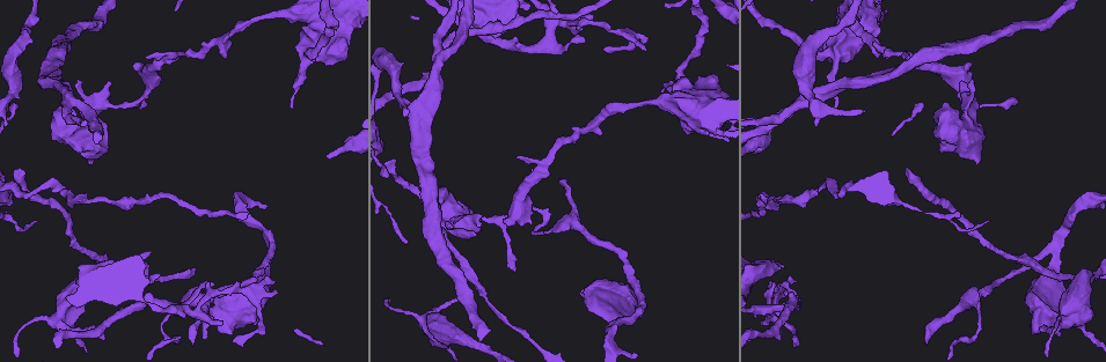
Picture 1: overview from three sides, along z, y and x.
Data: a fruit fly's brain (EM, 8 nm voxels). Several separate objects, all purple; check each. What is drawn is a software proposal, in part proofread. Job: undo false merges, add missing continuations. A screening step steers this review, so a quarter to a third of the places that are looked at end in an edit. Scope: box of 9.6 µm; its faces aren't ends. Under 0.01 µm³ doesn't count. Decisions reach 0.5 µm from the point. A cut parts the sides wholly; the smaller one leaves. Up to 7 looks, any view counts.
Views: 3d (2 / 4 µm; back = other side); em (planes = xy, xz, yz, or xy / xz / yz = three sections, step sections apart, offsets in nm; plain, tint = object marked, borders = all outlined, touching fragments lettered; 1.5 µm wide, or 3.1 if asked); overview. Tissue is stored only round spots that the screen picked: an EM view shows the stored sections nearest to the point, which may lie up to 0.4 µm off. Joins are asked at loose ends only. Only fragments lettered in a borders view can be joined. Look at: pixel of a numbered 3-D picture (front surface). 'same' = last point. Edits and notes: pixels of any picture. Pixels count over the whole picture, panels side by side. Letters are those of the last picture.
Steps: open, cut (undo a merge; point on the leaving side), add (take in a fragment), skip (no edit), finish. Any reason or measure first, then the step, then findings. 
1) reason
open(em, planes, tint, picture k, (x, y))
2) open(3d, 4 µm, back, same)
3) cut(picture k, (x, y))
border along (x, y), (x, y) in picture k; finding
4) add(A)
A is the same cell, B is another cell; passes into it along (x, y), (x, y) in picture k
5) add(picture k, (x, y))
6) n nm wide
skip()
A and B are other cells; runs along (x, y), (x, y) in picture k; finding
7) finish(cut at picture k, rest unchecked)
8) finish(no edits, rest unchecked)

an open end
open(3d, 2 µm, picture 1, (479, 225))

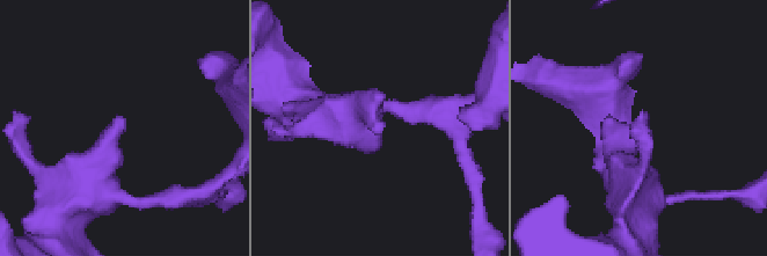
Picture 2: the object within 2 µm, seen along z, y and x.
open(em, xz, step 4, tint, picture 2, (114, 120))

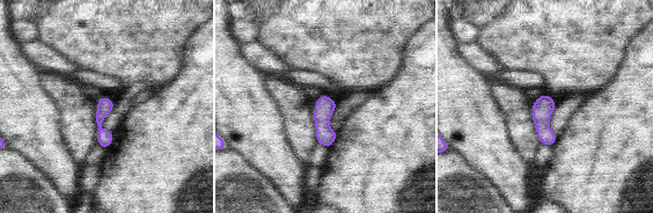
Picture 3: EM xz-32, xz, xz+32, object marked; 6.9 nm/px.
another direction
open(em, planes, borders, same)

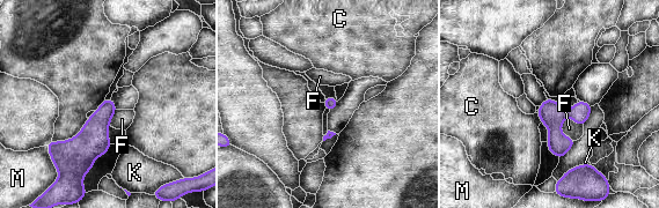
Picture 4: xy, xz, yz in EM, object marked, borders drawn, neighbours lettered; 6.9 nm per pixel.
skip()
C, F, K and M are other cells; border along (568, 116), (561, 131), (576, 140) in picture 4; no lettered fragment goes on from it

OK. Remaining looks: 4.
thin end
open(em, planes, plain, picture 1, (797, 343))

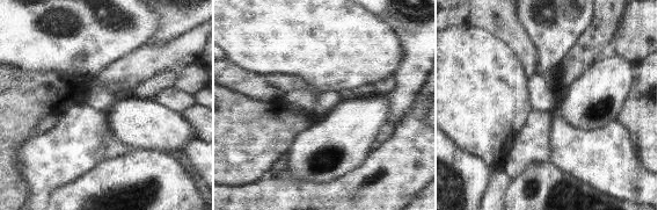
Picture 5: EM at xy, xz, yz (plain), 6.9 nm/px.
open(em, planes, borders, same)

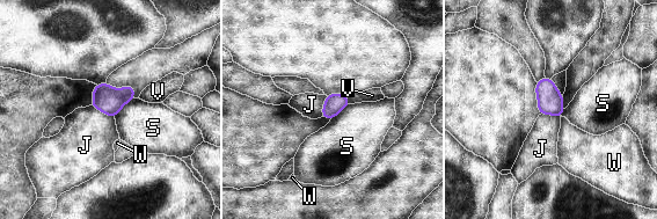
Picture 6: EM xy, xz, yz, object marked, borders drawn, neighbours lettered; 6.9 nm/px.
skip()
J, S, V and W are other cells; border along (90, 104), (114, 117) in picture 6; no lettered fragment goes on from it

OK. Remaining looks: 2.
abrupt turn
open(3d, 4 µm, picture 1, (180, 307))

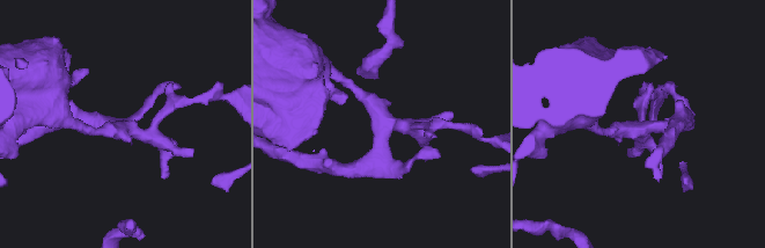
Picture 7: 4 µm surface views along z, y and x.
4 arms; now the EM
open(em, planes, borders, picture 7, (383, 119))

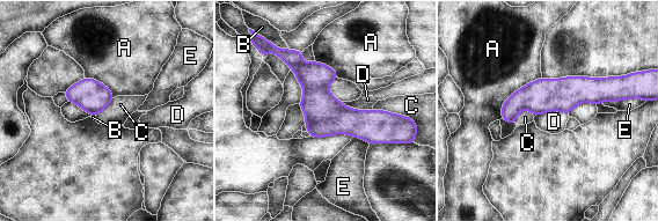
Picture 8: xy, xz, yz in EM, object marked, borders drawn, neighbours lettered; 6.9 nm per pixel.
skip()
A, B, C, D and E are other cells; runs along (285, 57), (344, 119), (394, 118) in picture 8; one cell here

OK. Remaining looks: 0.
finish(no edits, rest unchecked)

